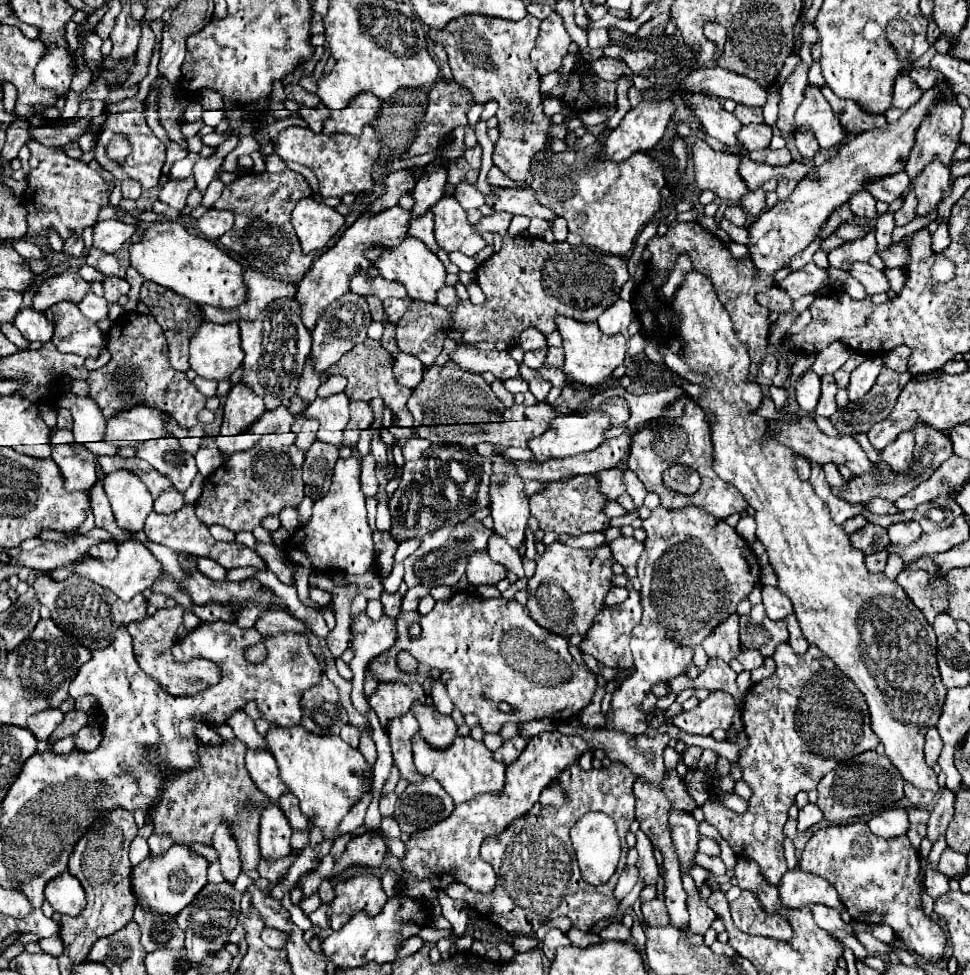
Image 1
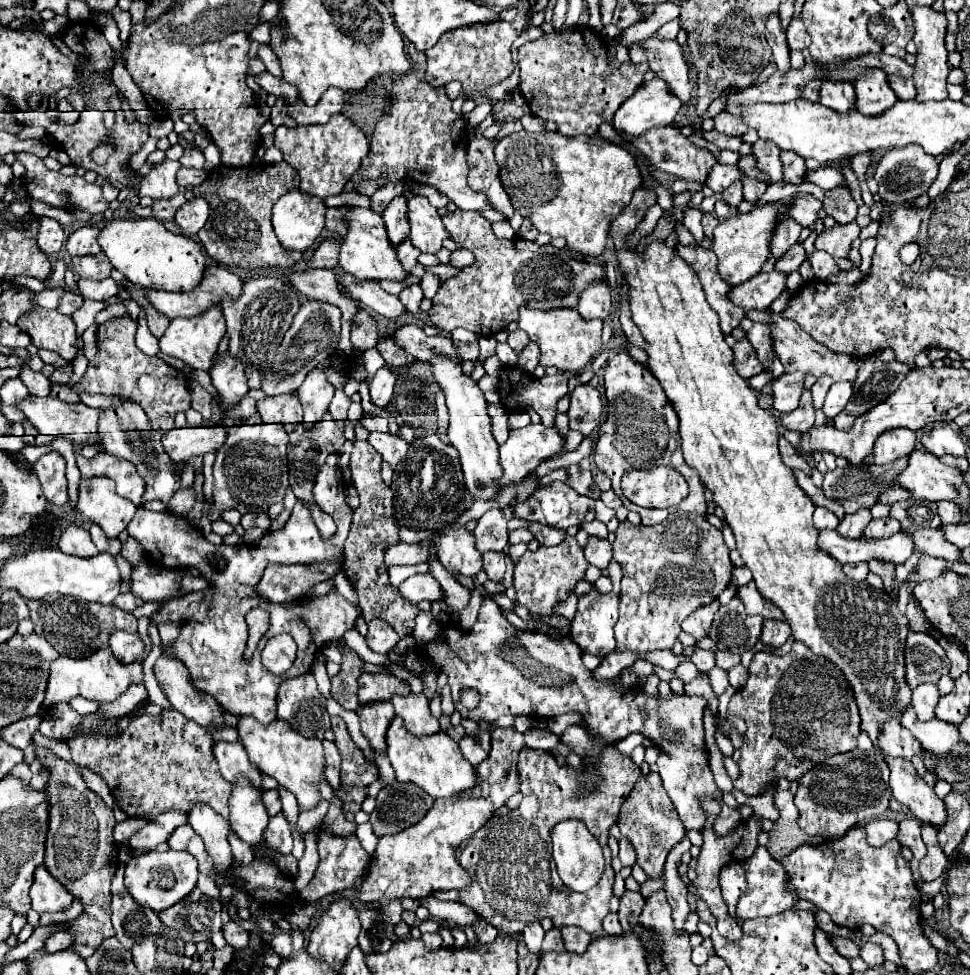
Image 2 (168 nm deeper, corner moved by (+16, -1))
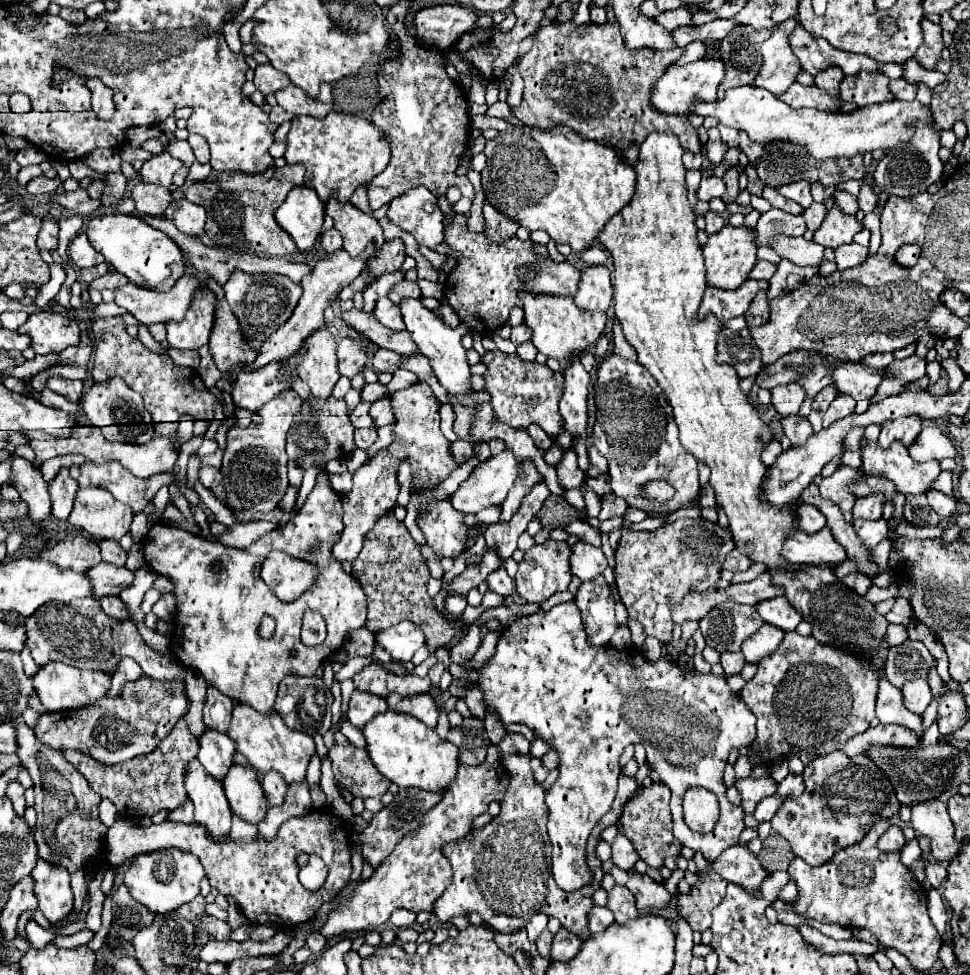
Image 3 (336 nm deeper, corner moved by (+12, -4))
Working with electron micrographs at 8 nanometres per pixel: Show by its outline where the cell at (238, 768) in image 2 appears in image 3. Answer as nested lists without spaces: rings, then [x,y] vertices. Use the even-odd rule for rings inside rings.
[[[206,728],[202,736],[198,736],[198,760],[206,768],[208,774],[222,780],[224,774],[232,766],[232,756],[236,752],[236,744],[224,734],[212,728]]]

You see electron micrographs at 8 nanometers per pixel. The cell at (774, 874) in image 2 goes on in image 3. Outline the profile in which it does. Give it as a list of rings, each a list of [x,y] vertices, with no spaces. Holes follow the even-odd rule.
[[[742,844],[730,846],[714,862],[712,870],[726,882],[736,882],[746,890],[756,890],[768,872],[760,866],[760,860]]]

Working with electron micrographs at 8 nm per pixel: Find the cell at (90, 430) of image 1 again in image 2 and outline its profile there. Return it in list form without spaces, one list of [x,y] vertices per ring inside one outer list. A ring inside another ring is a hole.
[[[52,385],[50,397],[56,397],[60,401],[70,401],[70,403],[78,403],[80,401],[78,393],[72,387],[68,387],[68,385]]]

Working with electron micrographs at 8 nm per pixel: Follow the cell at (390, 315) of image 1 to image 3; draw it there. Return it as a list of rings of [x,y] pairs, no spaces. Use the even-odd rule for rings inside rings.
[[[342,338],[338,344],[338,372],[354,378],[366,364],[366,350],[360,338]]]

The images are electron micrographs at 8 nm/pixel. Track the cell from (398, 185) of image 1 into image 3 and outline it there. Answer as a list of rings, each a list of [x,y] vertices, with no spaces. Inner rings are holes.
[[[332,228],[332,230],[324,232],[324,234],[322,234],[322,238],[320,238],[320,244],[322,244],[322,248],[324,248],[326,252],[340,250],[340,248],[342,248],[342,238],[340,238],[340,232],[338,232],[336,228]]]

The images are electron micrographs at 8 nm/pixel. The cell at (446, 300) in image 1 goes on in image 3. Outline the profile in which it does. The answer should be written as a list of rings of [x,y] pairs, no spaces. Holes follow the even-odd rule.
[[[402,280],[402,282],[398,282],[398,284],[392,288],[392,292],[388,294],[388,298],[390,298],[394,304],[398,304],[400,298],[422,298],[422,294],[420,294],[420,288],[418,288],[416,282]]]

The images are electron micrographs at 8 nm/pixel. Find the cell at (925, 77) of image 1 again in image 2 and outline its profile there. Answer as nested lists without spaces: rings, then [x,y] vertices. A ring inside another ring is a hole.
[[[888,75],[888,83],[894,89],[894,93],[898,95],[898,99],[910,101],[916,97],[916,87],[914,87],[912,79],[904,79],[900,75]]]

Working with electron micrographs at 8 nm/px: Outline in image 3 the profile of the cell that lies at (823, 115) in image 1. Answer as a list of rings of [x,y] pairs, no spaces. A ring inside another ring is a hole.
[[[740,86],[726,90],[726,96],[716,102],[700,102],[690,108],[700,116],[716,116],[720,124],[742,130],[750,136],[750,140],[766,144],[772,140],[786,140],[798,146],[804,146],[816,160],[826,160],[832,156],[852,158],[856,154],[866,154],[876,148],[888,150],[900,142],[908,142],[912,138],[912,128],[908,122],[920,120],[934,124],[932,112],[928,106],[920,106],[920,102],[884,102],[880,106],[866,106],[852,114],[820,114],[820,110],[804,110],[790,108],[782,100],[768,94],[768,90],[756,86]]]

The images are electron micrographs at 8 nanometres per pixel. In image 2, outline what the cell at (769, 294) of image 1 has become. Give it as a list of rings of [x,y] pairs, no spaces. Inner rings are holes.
[[[750,309],[746,313],[748,319],[756,321],[756,323],[764,323],[770,327],[772,331],[772,339],[774,339],[774,351],[780,357],[784,371],[800,371],[800,373],[812,373],[816,377],[820,377],[822,373],[828,373],[834,381],[854,381],[856,379],[856,357],[850,355],[840,355],[830,351],[828,347],[816,343],[808,333],[804,333],[792,319],[782,317],[782,313],[774,313],[774,311],[760,311],[760,309]]]

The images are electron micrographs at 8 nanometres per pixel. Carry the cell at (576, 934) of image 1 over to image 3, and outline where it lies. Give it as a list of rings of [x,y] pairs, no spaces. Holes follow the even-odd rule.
[[[544,930],[538,938],[536,938],[536,946],[538,946],[538,952],[542,956],[548,958],[548,950],[550,950],[550,944],[552,944],[552,934],[548,930]]]

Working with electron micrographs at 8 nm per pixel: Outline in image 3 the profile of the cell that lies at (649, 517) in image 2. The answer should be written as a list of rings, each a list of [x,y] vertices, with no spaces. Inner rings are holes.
[[[606,354],[598,362],[598,378],[594,382],[594,400],[596,400],[596,422],[592,428],[592,442],[600,450],[600,454],[606,456],[608,460],[608,474],[610,474],[610,486],[612,492],[626,500],[630,508],[640,508],[644,512],[664,512],[664,510],[676,510],[682,508],[690,502],[696,502],[700,498],[700,484],[698,484],[698,462],[692,454],[688,454],[680,440],[678,440],[678,426],[676,420],[672,418],[672,406],[668,406],[668,400],[664,398],[664,392],[640,366],[638,362],[624,360],[616,354]],[[652,480],[662,480],[668,482],[674,488],[674,496],[666,502],[656,502],[652,498],[646,498],[642,494],[642,486],[652,482]]]

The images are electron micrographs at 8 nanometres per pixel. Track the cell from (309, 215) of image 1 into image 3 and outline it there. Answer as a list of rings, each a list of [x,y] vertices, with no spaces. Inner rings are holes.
[[[296,186],[276,210],[276,222],[292,236],[298,250],[310,250],[324,222],[324,202],[316,190]]]

